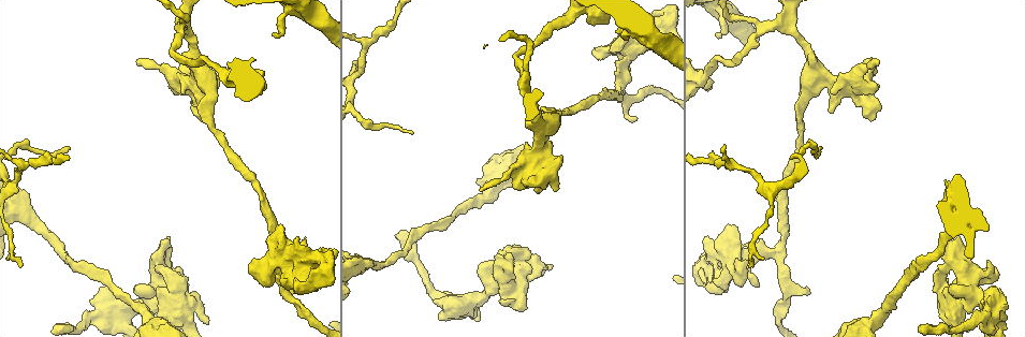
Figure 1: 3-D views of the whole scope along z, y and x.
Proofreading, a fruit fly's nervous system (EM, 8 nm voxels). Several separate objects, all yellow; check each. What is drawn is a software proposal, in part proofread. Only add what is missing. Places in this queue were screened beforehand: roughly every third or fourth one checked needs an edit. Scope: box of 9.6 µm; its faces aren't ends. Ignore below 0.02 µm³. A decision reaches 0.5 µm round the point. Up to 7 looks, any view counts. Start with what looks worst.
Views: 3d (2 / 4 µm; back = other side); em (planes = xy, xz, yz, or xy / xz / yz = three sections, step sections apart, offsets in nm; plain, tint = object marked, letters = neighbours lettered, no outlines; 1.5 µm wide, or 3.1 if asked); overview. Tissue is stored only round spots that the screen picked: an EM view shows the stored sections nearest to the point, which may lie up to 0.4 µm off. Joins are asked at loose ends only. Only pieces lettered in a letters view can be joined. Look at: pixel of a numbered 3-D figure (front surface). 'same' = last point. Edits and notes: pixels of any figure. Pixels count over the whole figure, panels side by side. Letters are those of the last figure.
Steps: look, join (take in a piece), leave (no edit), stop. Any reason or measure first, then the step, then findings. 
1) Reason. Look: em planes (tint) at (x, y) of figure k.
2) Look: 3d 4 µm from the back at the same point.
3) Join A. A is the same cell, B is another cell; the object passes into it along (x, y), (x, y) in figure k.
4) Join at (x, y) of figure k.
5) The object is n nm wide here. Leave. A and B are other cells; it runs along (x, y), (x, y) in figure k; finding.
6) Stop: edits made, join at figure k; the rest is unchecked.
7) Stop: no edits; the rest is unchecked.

Thin end. Look: em planes (letters) at (20, 267) of figure 1.

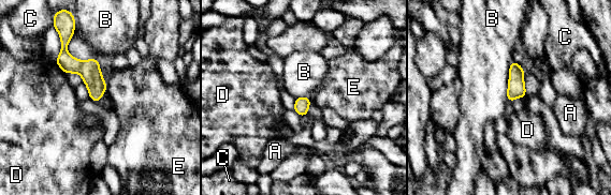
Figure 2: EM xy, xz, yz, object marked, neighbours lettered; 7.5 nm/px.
The longest contact is with B, 280 nm. Leave. A, B, C, D and E are other cells; it runs along (63, 46), (97, 98) in figure 2; no lettered piece goes on from it.

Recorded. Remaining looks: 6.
An open end. Look: em xz step 8 (tint) at (618, 30) of figure 1.

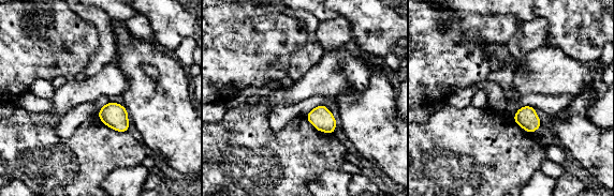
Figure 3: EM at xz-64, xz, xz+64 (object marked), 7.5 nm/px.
Another direction. Look: em planes (letters) at the same point.

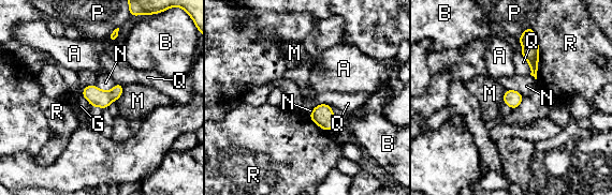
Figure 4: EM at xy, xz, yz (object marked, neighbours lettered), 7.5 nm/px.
Leave. A, B, G, M, N, P, Q and R are other cells; a border runs along (82, 94), (92, 106) in figure 4; no lettered piece goes on from it.

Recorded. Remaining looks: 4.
An open end. Look: em planes (letters) at (136, 63) of figure 1.

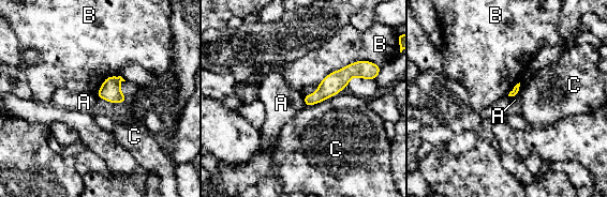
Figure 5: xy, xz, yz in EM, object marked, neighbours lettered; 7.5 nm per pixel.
The longest contact is with B, 420 nm. Leave. A, B and C are other cells; it runs along (364, 73), (348, 72), (308, 103) in figure 5; no lettered piece goes on from it.

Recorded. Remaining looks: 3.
Stop: no edits; the rest is unchecked.

